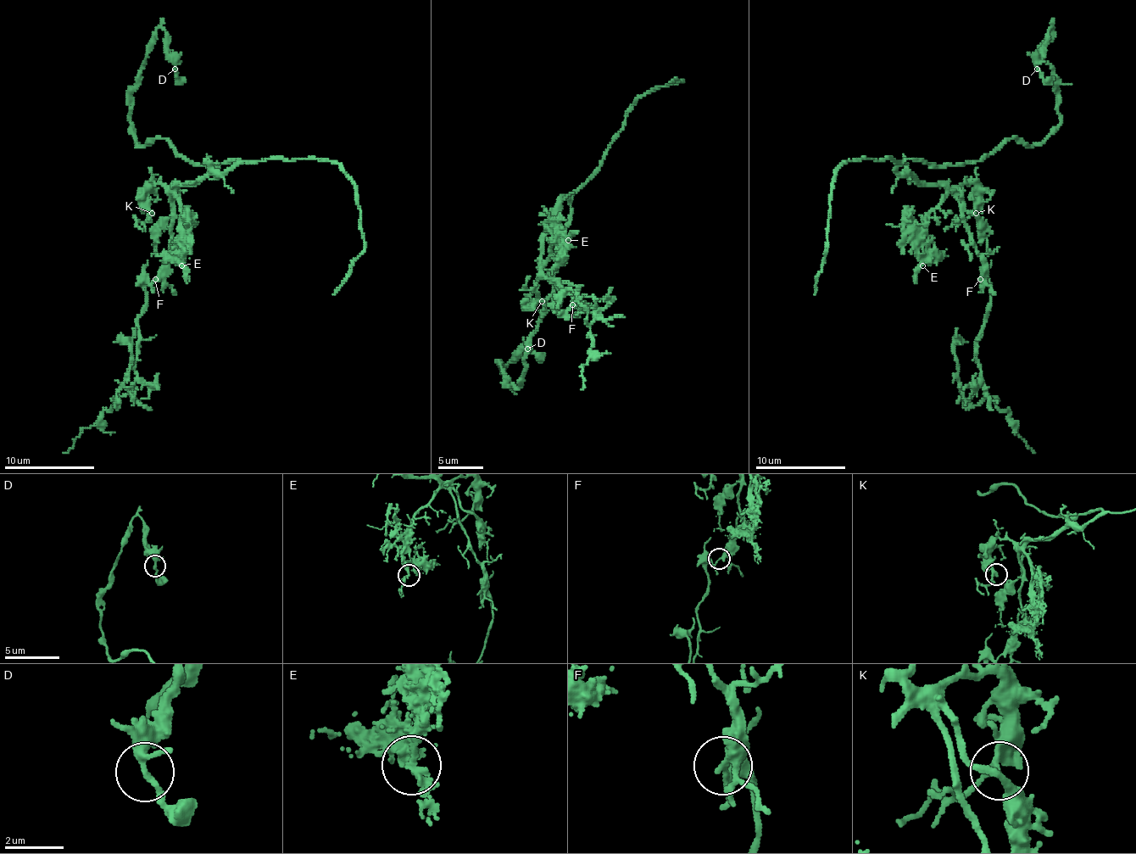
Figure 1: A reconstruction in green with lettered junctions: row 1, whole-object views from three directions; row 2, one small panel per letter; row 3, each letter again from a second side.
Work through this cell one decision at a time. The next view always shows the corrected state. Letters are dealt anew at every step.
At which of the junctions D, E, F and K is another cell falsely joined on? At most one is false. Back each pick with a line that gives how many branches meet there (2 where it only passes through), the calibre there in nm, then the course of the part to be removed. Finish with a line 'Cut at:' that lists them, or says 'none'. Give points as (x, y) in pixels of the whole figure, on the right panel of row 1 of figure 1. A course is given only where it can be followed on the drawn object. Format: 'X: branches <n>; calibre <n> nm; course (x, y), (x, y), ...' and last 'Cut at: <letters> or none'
F: branches 3; calibre 200 nm; course (979, 279), (990, 308), (977, 340), (986, 396), (976, 405), (963, 403), (957, 381), (956, 344), (967, 342)
Cut at: F

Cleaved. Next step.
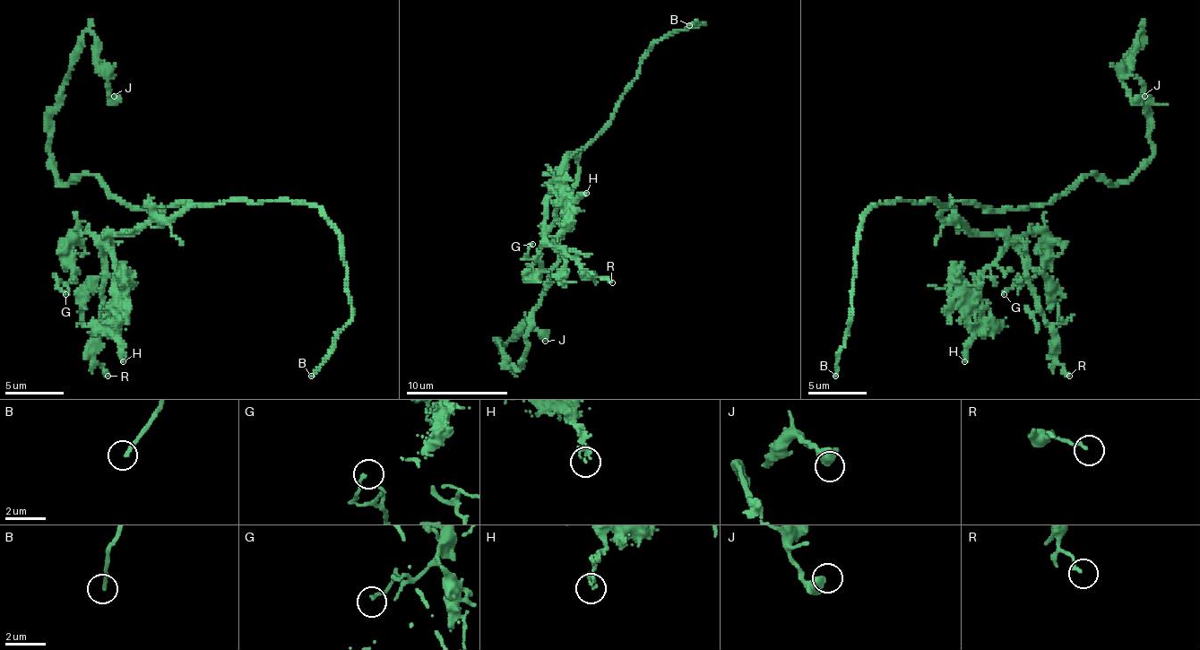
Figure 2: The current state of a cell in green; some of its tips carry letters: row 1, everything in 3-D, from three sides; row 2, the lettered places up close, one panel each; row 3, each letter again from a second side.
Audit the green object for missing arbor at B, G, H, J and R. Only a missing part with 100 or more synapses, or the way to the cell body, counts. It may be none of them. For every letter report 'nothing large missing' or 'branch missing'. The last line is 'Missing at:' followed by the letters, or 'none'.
B: branch missing
G: nothing large missing
H: nothing large missing
J: nothing large missing
R: nothing large missing
Missing at: B

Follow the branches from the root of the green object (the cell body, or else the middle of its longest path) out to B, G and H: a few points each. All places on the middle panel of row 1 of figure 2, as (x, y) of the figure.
B: (562, 226), (579, 155), (611, 119), (653, 45), (671, 32), (705, 25), (689, 25)
G: (562, 226), (578, 172), (572, 155), (548, 203), (544, 246), (531, 272), (539, 277), (527, 254), (532, 244)
H: (562, 226), (578, 172), (575, 157), (568, 155), (549, 198), (548, 231), (558, 203), (574, 203), (586, 193)

